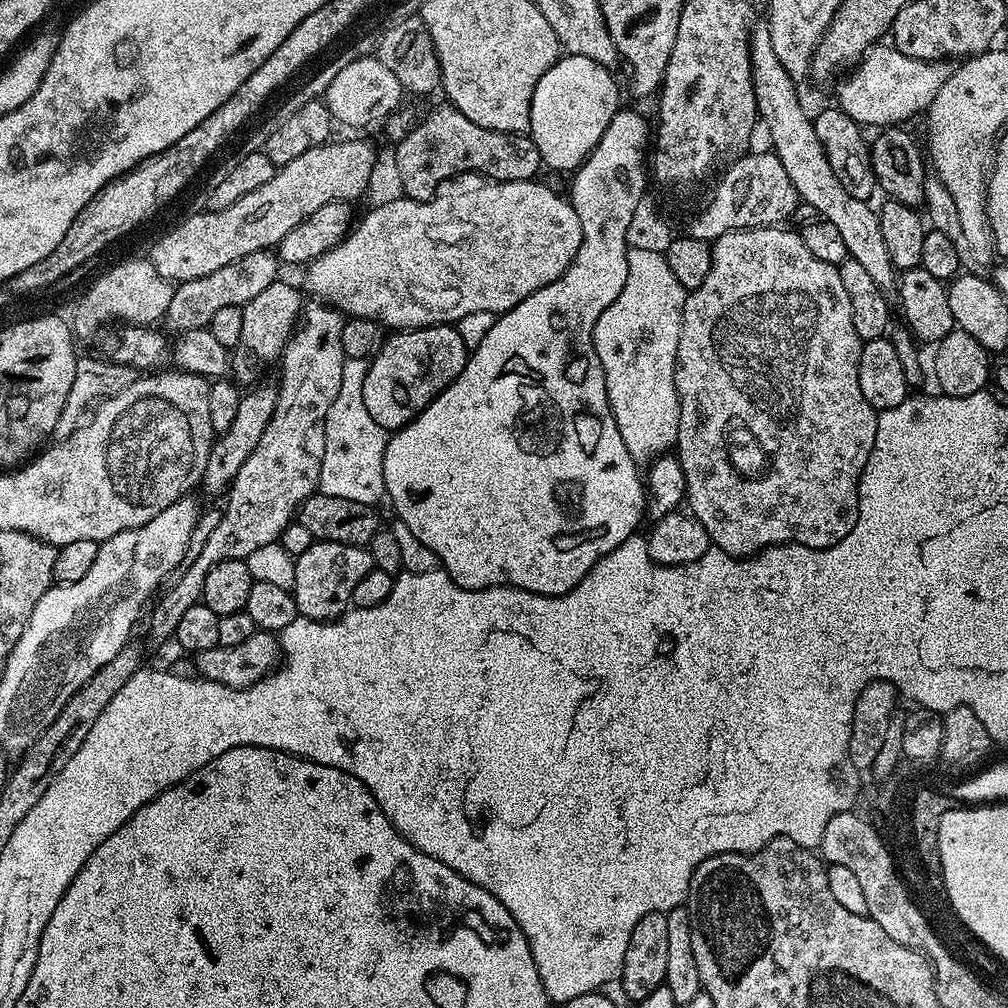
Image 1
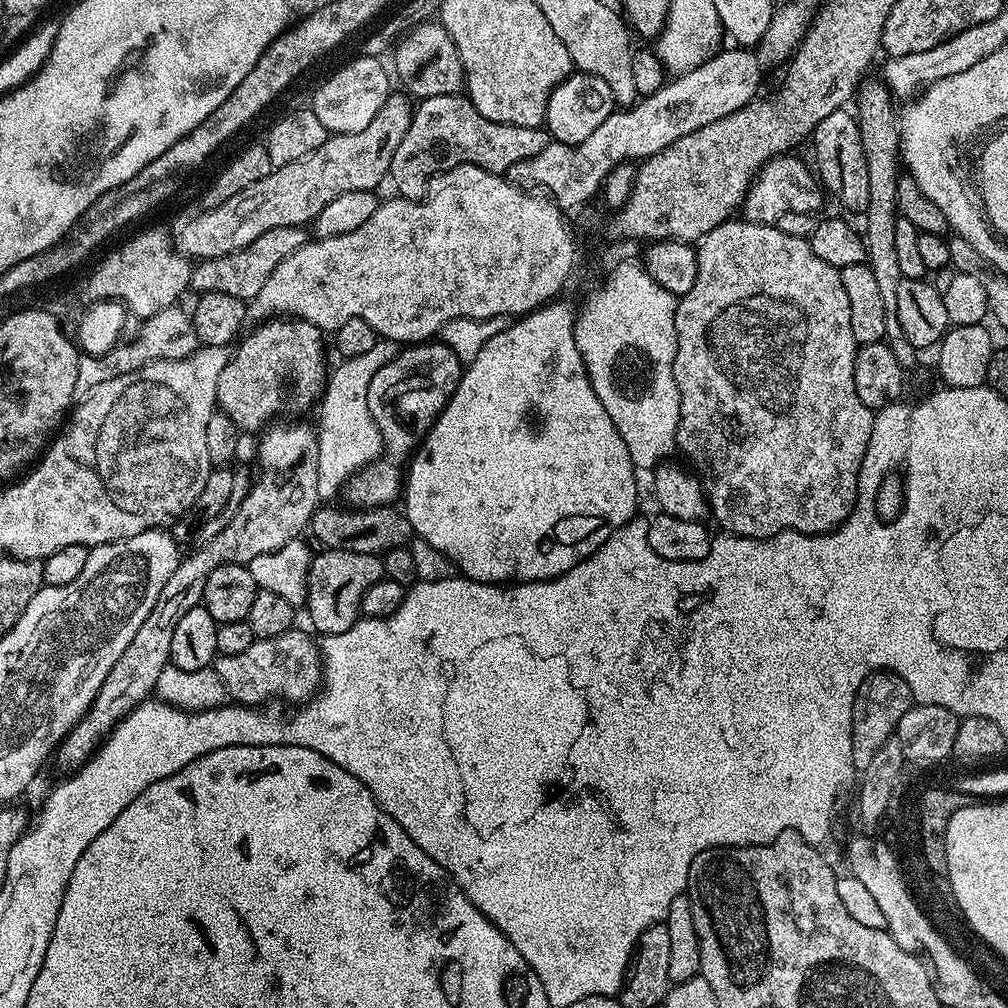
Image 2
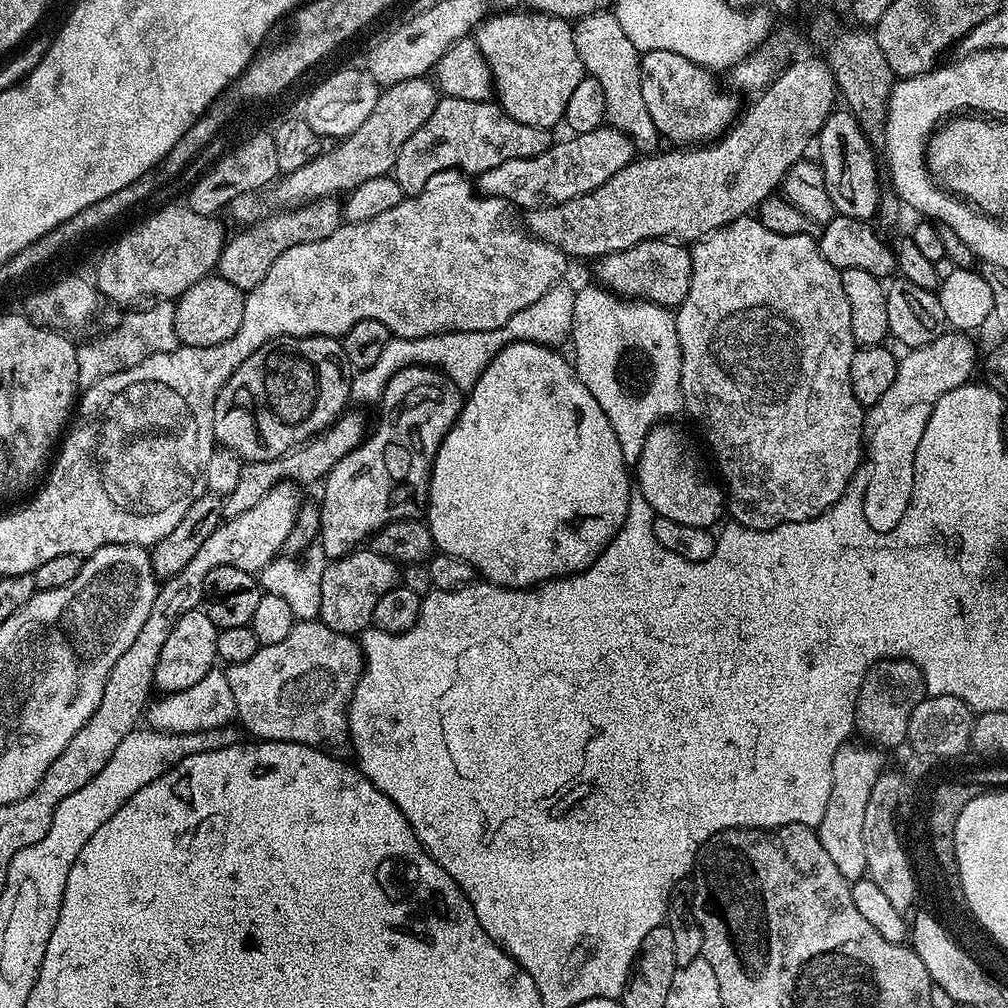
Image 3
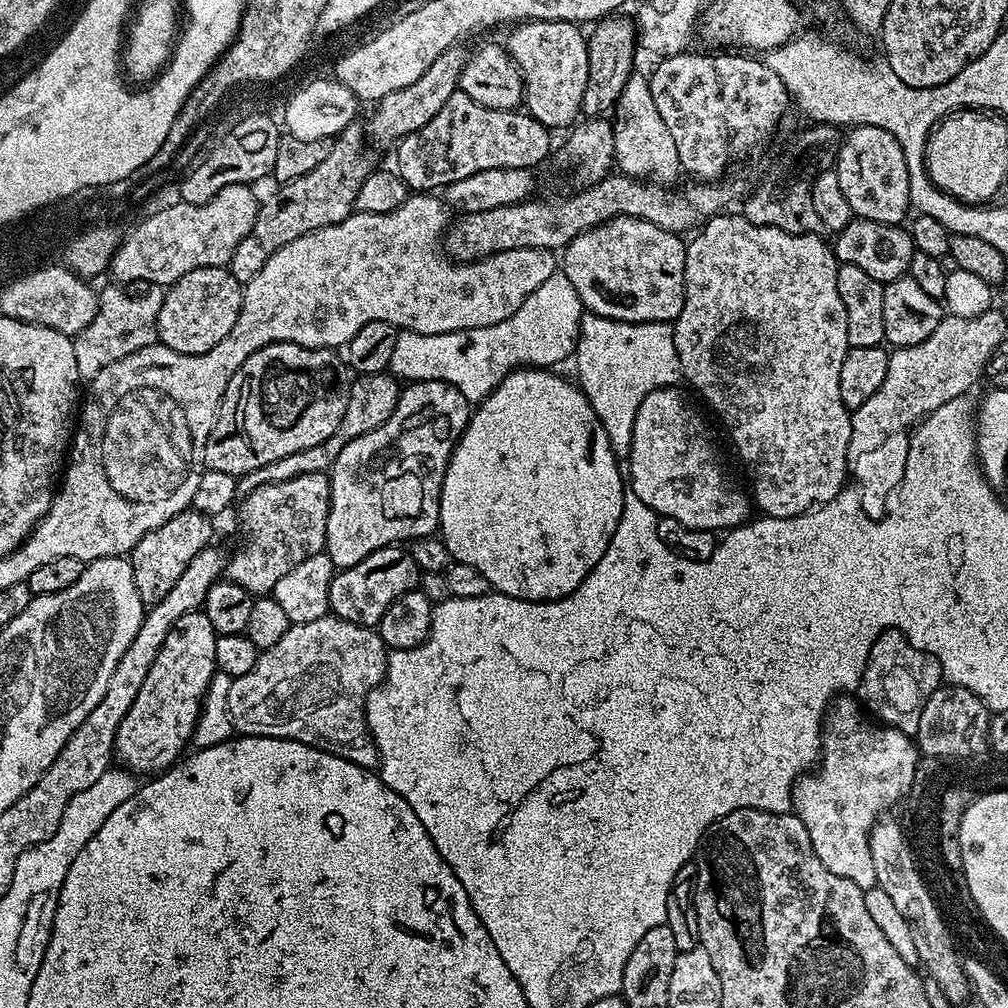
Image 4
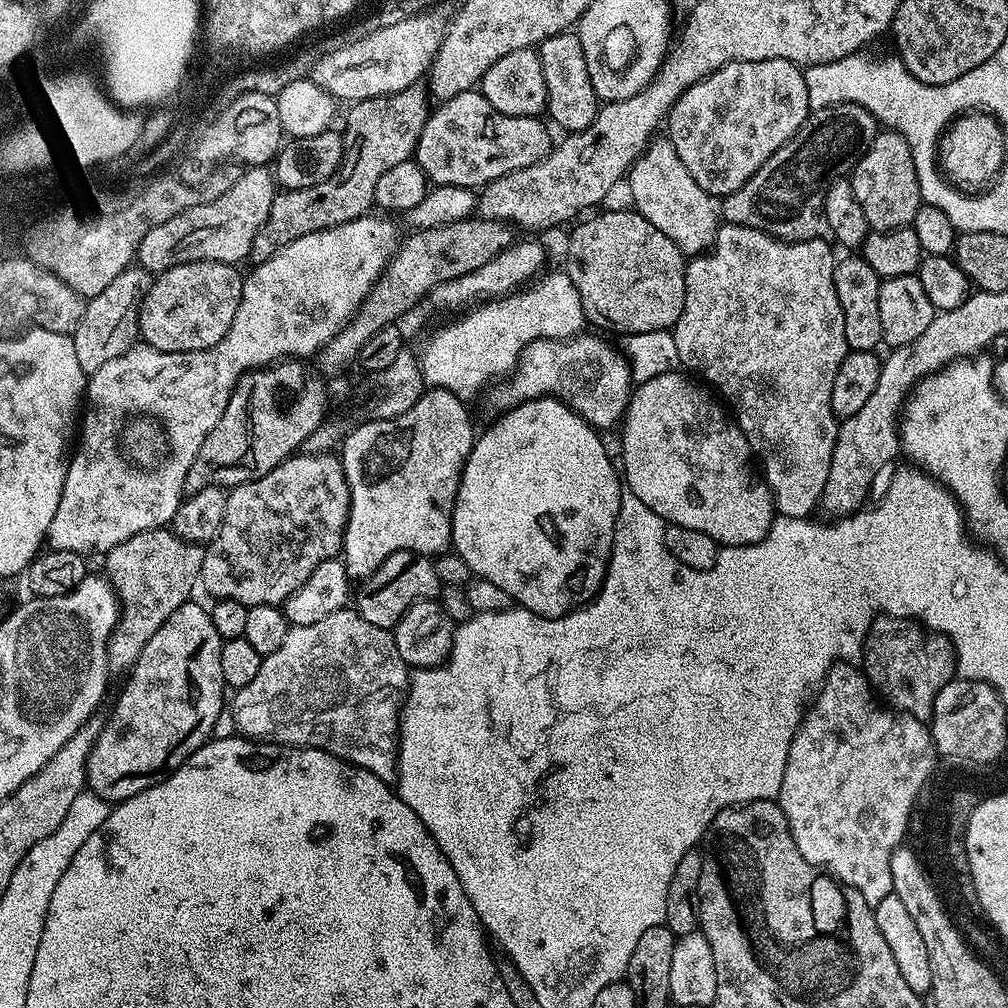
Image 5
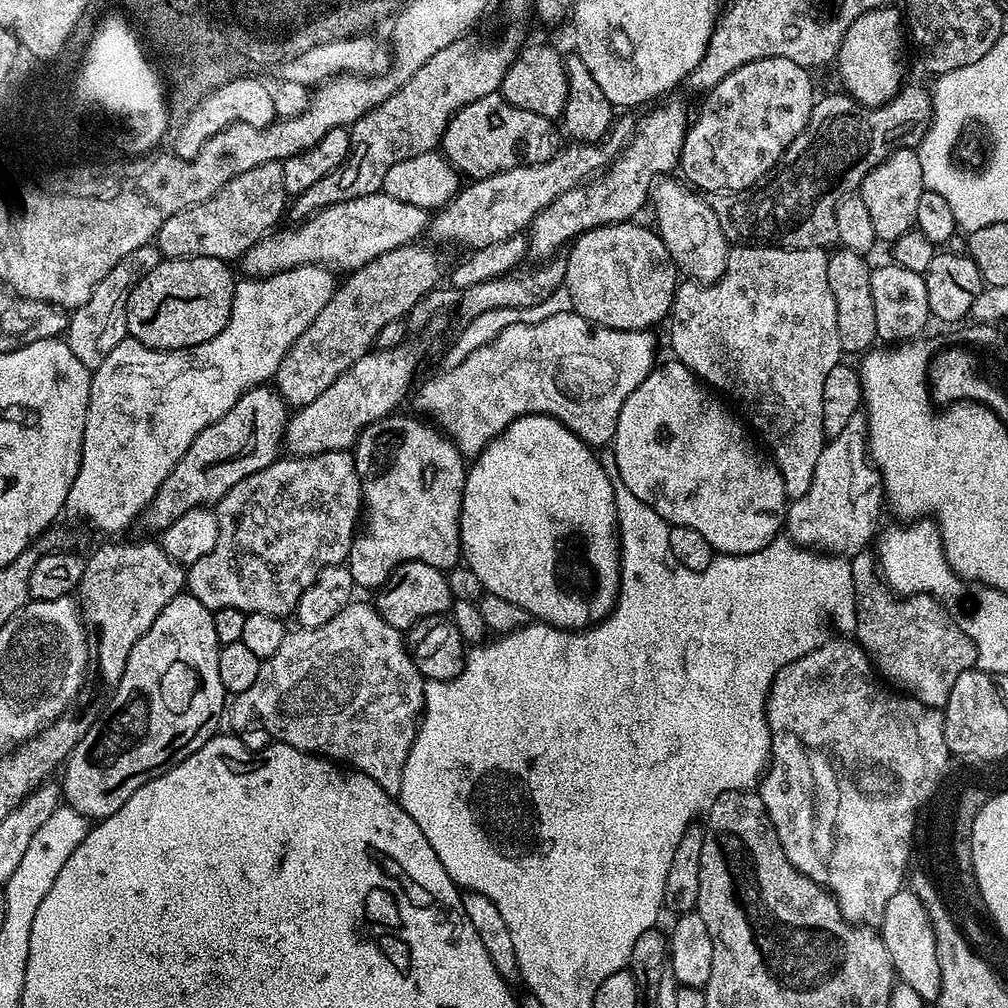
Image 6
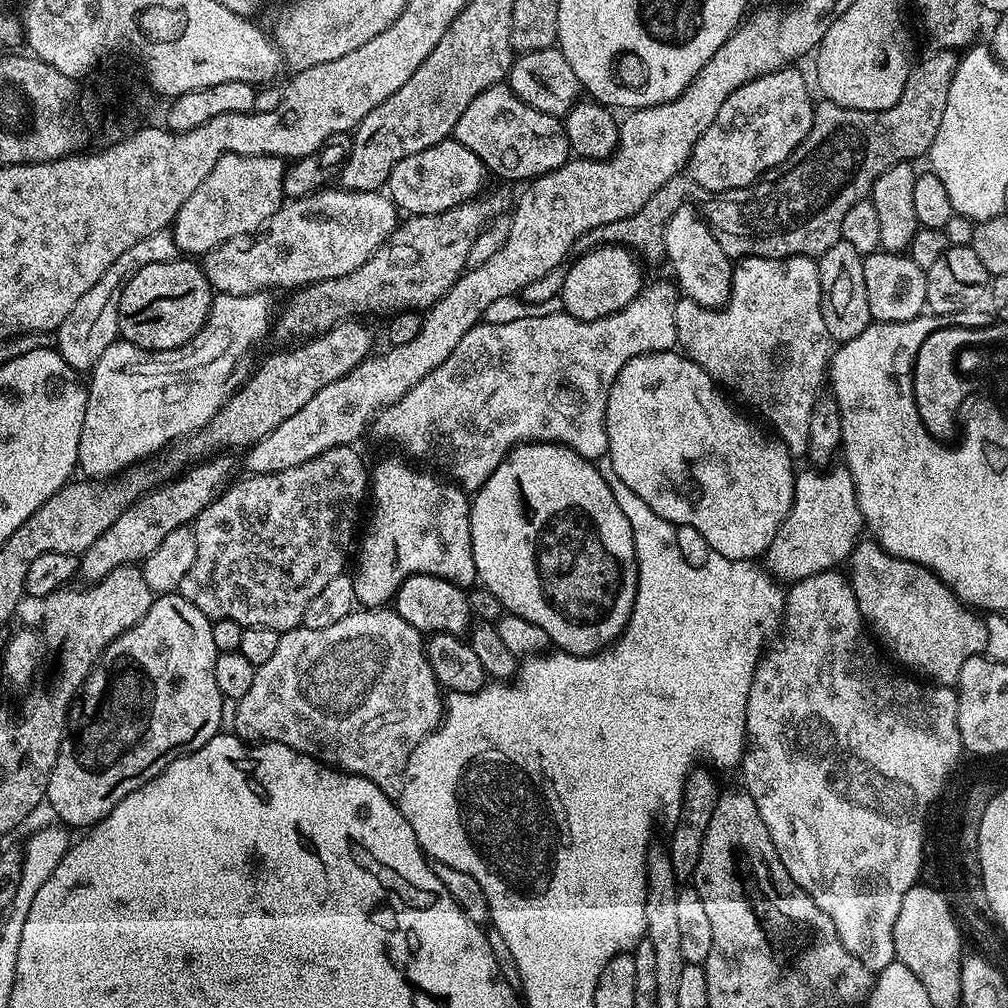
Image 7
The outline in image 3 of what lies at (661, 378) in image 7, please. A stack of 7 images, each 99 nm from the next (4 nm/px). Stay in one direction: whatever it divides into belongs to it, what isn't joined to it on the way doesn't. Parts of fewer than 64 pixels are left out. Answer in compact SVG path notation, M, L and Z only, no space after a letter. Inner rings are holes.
M672 422L657 423L656 427L647 429L645 436L648 437L640 448L640 461L636 468L634 464L634 480L638 485L639 495L650 502L656 516L674 518L674 522L683 522L685 526L711 529L712 523L720 515L725 515L726 492L719 483L716 485L708 481L695 446Z

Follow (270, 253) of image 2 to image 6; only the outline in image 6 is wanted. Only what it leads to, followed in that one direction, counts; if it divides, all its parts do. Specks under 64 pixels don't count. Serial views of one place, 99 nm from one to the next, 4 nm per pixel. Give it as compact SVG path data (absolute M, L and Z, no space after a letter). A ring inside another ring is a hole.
M512 32L509 36L502 37L497 44L471 44L470 41L471 39L461 38L446 46L446 50L438 50L438 54L434 54L434 58L430 58L430 62L426 62L426 66L422 66L422 70L418 70L418 74L410 78L410 82L403 84L398 91L390 94L390 98L386 98L386 102L374 106L361 120L351 125L352 145L347 160L339 170L331 172L326 178L322 178L322 182L310 186L306 194L291 201L290 216L292 212L293 221L307 220L326 206L334 206L338 202L362 198L381 191L386 173L390 171L390 166L394 166L394 162L406 162L406 158L414 158L418 154L433 151L444 136L444 130L452 121L452 116L458 110L462 110L478 98L499 93L502 78L506 78L506 70L515 60L516 53L521 47L519 34Z

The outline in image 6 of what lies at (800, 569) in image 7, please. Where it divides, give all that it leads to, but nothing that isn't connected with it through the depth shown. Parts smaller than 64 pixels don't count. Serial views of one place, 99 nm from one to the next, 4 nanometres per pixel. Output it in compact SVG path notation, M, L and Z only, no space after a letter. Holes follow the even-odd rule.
M858 414L850 418L850 423L842 430L842 434L831 437L825 443L822 455L818 458L818 466L814 468L814 482L810 482L810 490L806 490L802 498L791 501L786 512L787 539L793 540L802 548L823 550L845 558L857 556L873 543L878 532L876 523L880 520L880 507L883 509L885 504L884 482L868 455L868 422L863 415Z

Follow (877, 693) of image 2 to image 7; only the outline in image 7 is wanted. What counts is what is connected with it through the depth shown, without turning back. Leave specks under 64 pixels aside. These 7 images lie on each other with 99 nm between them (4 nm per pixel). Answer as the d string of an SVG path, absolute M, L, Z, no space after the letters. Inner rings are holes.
M862 538L856 543L851 556L846 561L847 568L846 576L854 590L854 598L858 602L858 610L862 614L865 625L881 641L884 639L888 643L887 651L889 653L892 651L896 655L895 663L905 664L905 666L900 666L907 669L909 673L934 684L955 686L962 674L962 666L966 658L979 656L989 647L989 625L987 623L984 625L975 616L977 613L966 607L964 601L959 600L952 593L952 589L928 568L897 556L891 556L881 544L877 544L872 538Z

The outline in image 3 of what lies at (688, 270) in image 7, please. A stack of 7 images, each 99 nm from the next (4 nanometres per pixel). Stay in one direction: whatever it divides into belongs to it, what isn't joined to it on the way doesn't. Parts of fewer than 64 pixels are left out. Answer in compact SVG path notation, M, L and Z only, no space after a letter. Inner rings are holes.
M605 10L582 16L575 21L572 33L574 46L578 46L578 58L582 58L584 63L585 73L596 80L602 86L602 94L606 94L604 114L607 123L629 136L633 145L652 144L658 140L654 118L650 118L650 110L642 98L641 53L623 33L622 26L616 21L615 15Z

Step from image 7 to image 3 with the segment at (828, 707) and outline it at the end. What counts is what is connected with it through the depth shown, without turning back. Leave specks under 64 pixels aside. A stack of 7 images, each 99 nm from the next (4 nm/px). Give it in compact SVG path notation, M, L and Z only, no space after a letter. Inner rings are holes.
M855 742L843 744L838 754L834 754L830 802L826 806L826 814L818 829L822 850L830 854L834 866L838 866L838 870L849 882L865 879L868 870L866 846L862 846L862 814L874 782L886 768L883 758L879 756L881 753L875 747L860 744Z

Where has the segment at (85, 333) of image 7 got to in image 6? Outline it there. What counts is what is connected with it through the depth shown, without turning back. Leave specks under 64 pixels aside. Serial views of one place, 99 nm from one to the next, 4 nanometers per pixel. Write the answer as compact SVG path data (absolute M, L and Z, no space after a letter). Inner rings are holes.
M155 243L138 246L138 250L130 250L130 254L126 254L126 258L122 258L122 262L118 262L118 266L114 266L114 270L110 270L110 274L106 274L102 282L98 282L94 294L90 294L86 303L69 315L66 339L70 350L74 350L74 358L78 358L82 366L86 366L89 370L102 366L106 354L110 354L110 350L114 350L118 342L126 339L128 323L124 305L128 293L143 276L154 270L154 266L160 264L161 259L160 250Z

